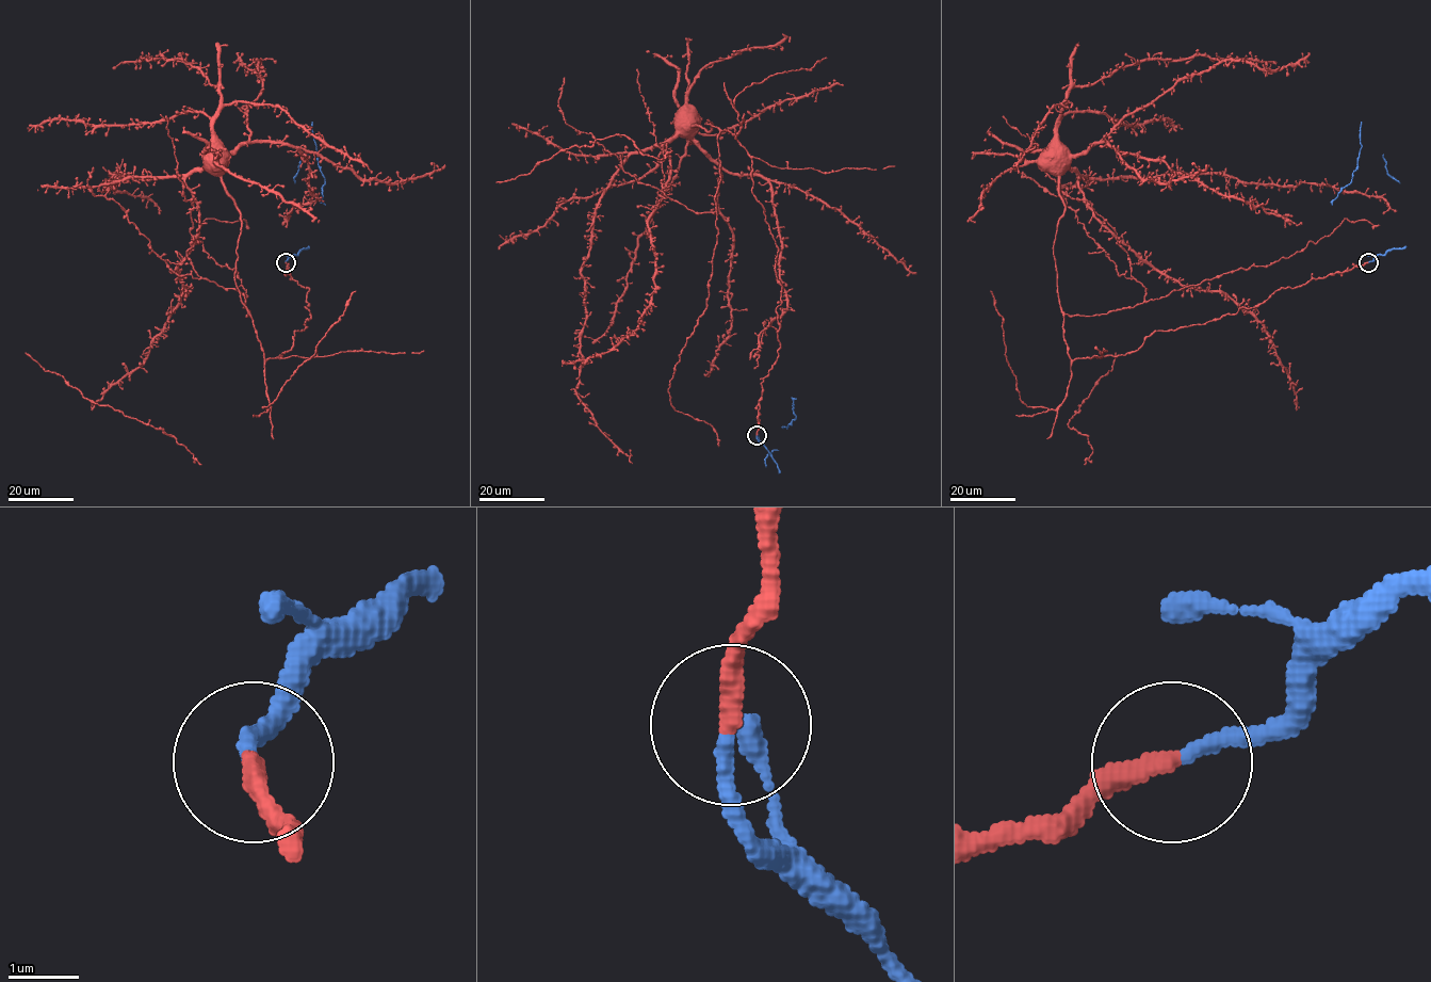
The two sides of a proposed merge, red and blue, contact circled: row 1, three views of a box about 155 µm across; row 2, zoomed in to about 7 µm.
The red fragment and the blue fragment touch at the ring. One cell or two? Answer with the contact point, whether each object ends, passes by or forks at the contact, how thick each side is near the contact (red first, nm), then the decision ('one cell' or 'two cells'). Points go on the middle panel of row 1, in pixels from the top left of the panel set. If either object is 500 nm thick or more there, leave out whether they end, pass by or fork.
place (757, 435); red ends; blue ends; calibres 280 and 220 nm; two cells

